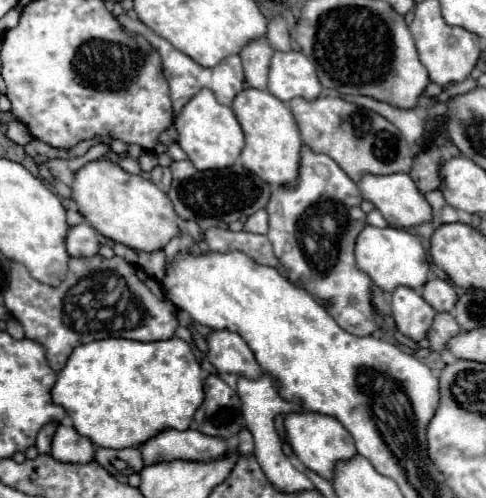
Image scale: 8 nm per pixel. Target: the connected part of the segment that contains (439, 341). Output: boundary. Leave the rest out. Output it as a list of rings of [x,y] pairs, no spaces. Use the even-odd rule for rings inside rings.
[[[448,312],[436,314],[434,324],[432,324],[430,332],[428,332],[430,348],[432,348],[434,352],[446,350],[446,342],[448,342],[450,338],[454,338],[454,334],[460,334],[460,330],[462,330],[462,328],[458,326],[458,322],[454,322],[454,316],[452,316],[452,314],[448,314]]]

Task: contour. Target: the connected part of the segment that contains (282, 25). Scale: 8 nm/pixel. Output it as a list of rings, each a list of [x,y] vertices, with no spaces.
[[[276,16],[268,22],[268,42],[270,46],[274,46],[274,50],[292,50],[290,48],[290,34],[286,28],[286,22],[282,16]]]

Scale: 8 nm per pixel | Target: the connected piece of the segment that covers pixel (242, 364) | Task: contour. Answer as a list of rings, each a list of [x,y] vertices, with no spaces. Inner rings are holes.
[[[212,330],[206,338],[206,344],[206,360],[214,364],[218,372],[234,372],[248,378],[258,378],[262,374],[252,350],[236,332]]]

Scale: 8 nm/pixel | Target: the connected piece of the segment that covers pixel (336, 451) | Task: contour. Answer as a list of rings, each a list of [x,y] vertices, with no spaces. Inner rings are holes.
[[[300,412],[300,414],[288,414],[284,418],[284,426],[288,432],[290,446],[294,454],[318,476],[330,480],[330,474],[334,474],[334,462],[346,462],[346,458],[354,458],[356,446],[350,432],[332,416],[316,414],[316,412]]]

